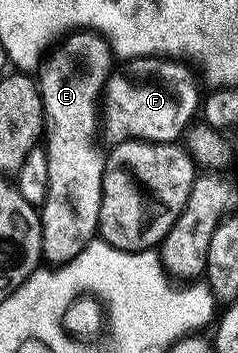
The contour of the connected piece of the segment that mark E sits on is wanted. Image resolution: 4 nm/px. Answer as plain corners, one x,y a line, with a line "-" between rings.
72,32
45,59
40,70
42,107
46,113
44,149
48,158
48,196
40,207
42,257
54,268
80,256
98,234
106,163
103,151
98,151
94,143
94,130
96,134
100,99
112,73
110,62
112,55
105,38
93,32

